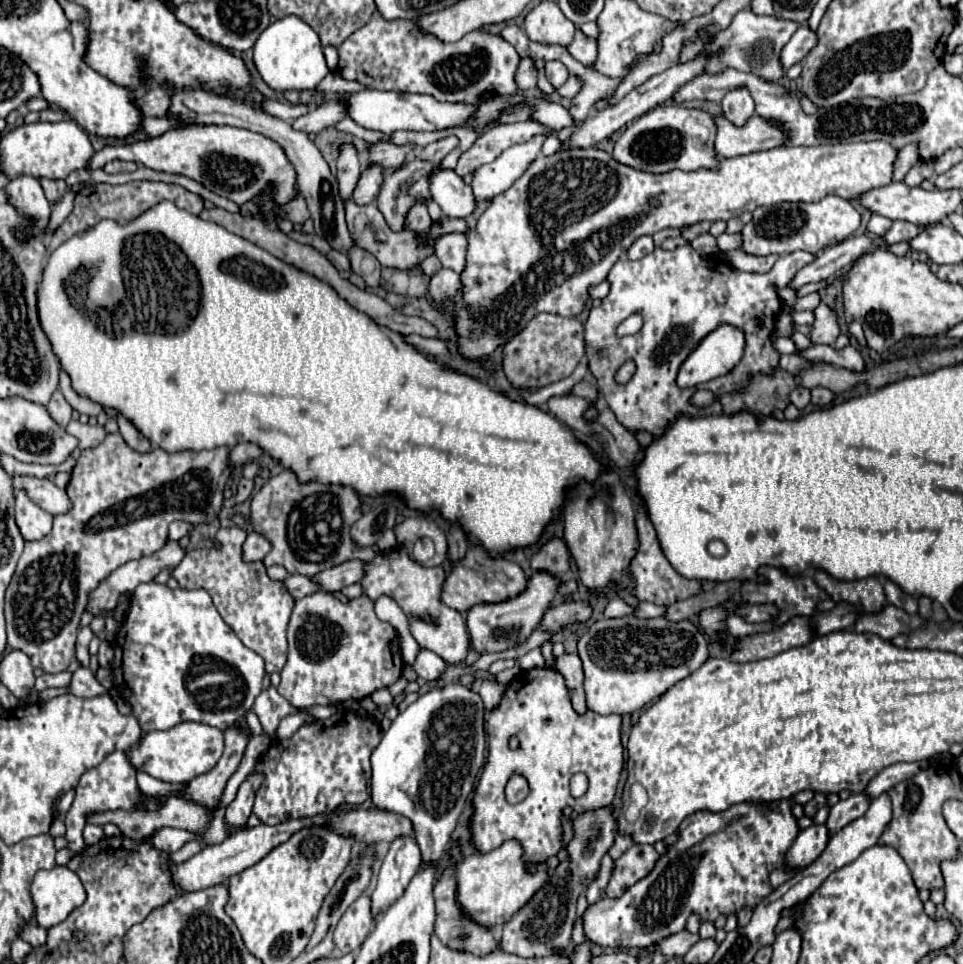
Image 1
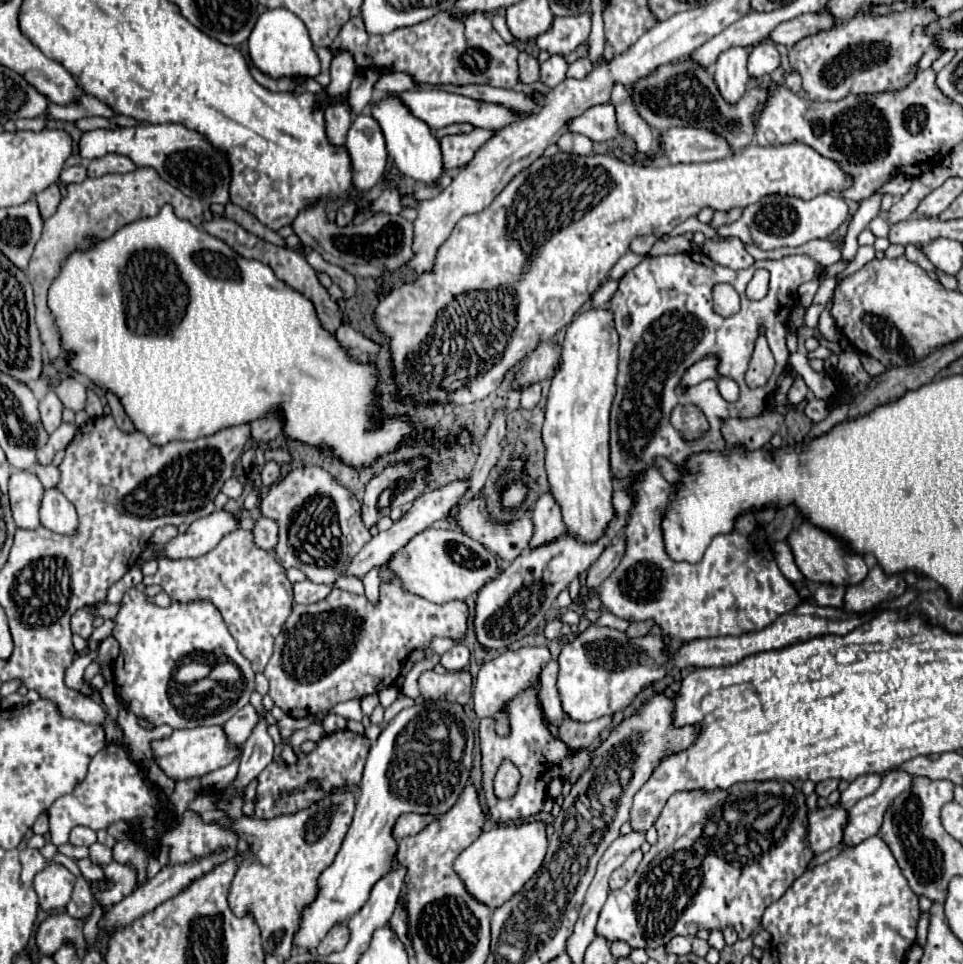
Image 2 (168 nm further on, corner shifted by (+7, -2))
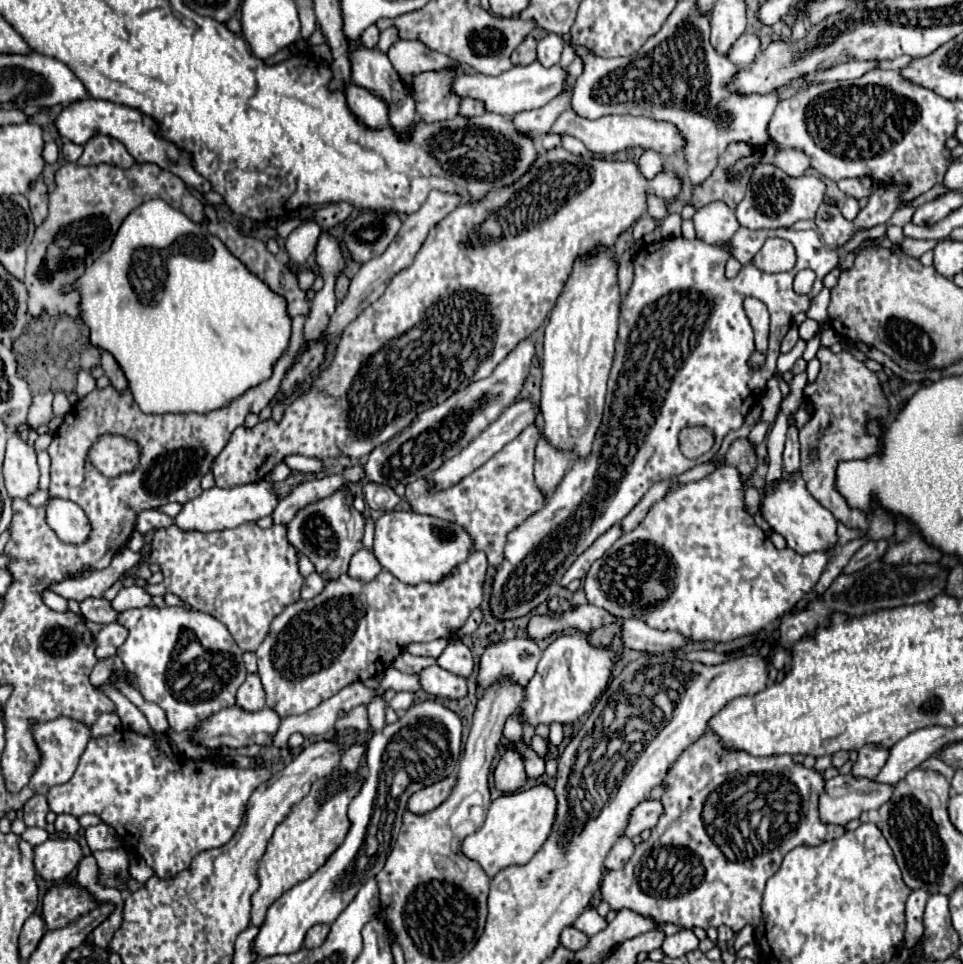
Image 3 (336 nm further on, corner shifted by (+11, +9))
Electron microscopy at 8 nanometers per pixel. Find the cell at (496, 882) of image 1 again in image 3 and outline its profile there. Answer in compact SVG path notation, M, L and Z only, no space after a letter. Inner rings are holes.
M536 784L530 790L520 790L516 794L502 794L488 808L486 822L480 830L466 836L462 842L462 852L478 862L482 870L494 878L500 870L508 866L524 866L540 850L556 816L556 796L546 784Z

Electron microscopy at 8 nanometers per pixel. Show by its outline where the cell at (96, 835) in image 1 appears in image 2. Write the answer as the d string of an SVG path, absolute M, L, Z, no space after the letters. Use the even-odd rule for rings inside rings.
M74 827L70 831L70 839L68 839L70 845L78 847L78 845L86 845L90 847L92 843L96 843L96 831L88 829L88 827Z

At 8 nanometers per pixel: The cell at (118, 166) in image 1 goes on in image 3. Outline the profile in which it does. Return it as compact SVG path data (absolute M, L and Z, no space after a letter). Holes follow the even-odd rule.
M92 136L88 144L84 144L84 154L80 156L78 164L92 166L92 164L114 164L118 168L130 168L134 164L134 158L128 154L126 146L118 142L112 136Z

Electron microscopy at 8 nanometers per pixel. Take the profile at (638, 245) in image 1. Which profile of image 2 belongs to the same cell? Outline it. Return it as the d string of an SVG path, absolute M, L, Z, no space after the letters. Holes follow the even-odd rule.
M650 235L650 237L640 237L640 239L634 239L632 241L632 245L630 245L630 251L634 251L634 253L640 253L640 255L646 255L650 249L652 249L652 245L658 241L658 237L654 237L654 235Z

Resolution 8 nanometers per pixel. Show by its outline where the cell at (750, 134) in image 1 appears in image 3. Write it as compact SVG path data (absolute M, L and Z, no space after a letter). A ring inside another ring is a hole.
M568 110L556 124L552 126L554 134L570 134L584 142L584 146L594 154L614 154L618 150L626 148L652 148L662 156L682 154L686 148L686 138L680 134L680 130L670 122L660 122L652 118L636 118L636 116L604 116L600 120L584 120L582 116L576 116L576 112Z

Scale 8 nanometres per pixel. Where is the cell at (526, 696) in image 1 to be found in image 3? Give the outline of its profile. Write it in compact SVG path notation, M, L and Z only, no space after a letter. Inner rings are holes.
M506 748L496 770L494 770L494 784L496 790L502 794L518 792L528 782L526 770L524 770L524 758L516 748Z

